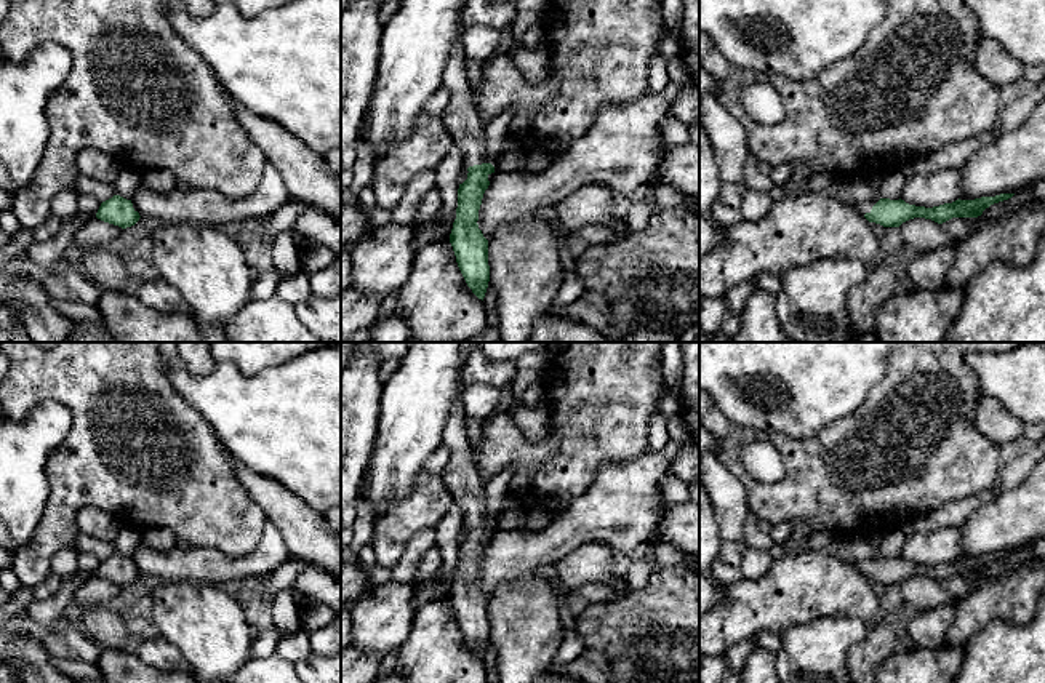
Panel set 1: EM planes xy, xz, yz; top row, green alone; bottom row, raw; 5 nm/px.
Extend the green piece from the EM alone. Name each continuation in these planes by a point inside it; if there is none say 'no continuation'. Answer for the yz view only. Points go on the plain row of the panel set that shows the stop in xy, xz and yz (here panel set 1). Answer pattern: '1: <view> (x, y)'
1: yz (864, 565)

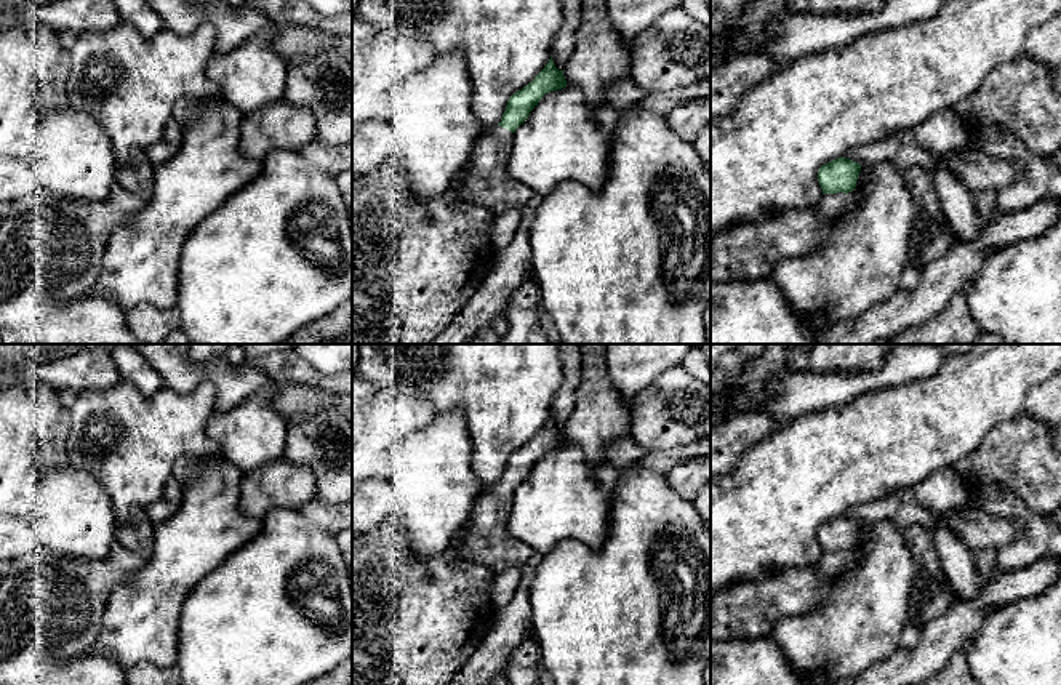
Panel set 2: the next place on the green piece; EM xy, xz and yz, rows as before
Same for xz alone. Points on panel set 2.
1: xz (487, 541)

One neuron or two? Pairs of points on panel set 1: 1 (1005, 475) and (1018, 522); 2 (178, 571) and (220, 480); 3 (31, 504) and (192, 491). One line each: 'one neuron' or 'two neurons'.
1: two neurons
2: two neurons
3: two neurons

